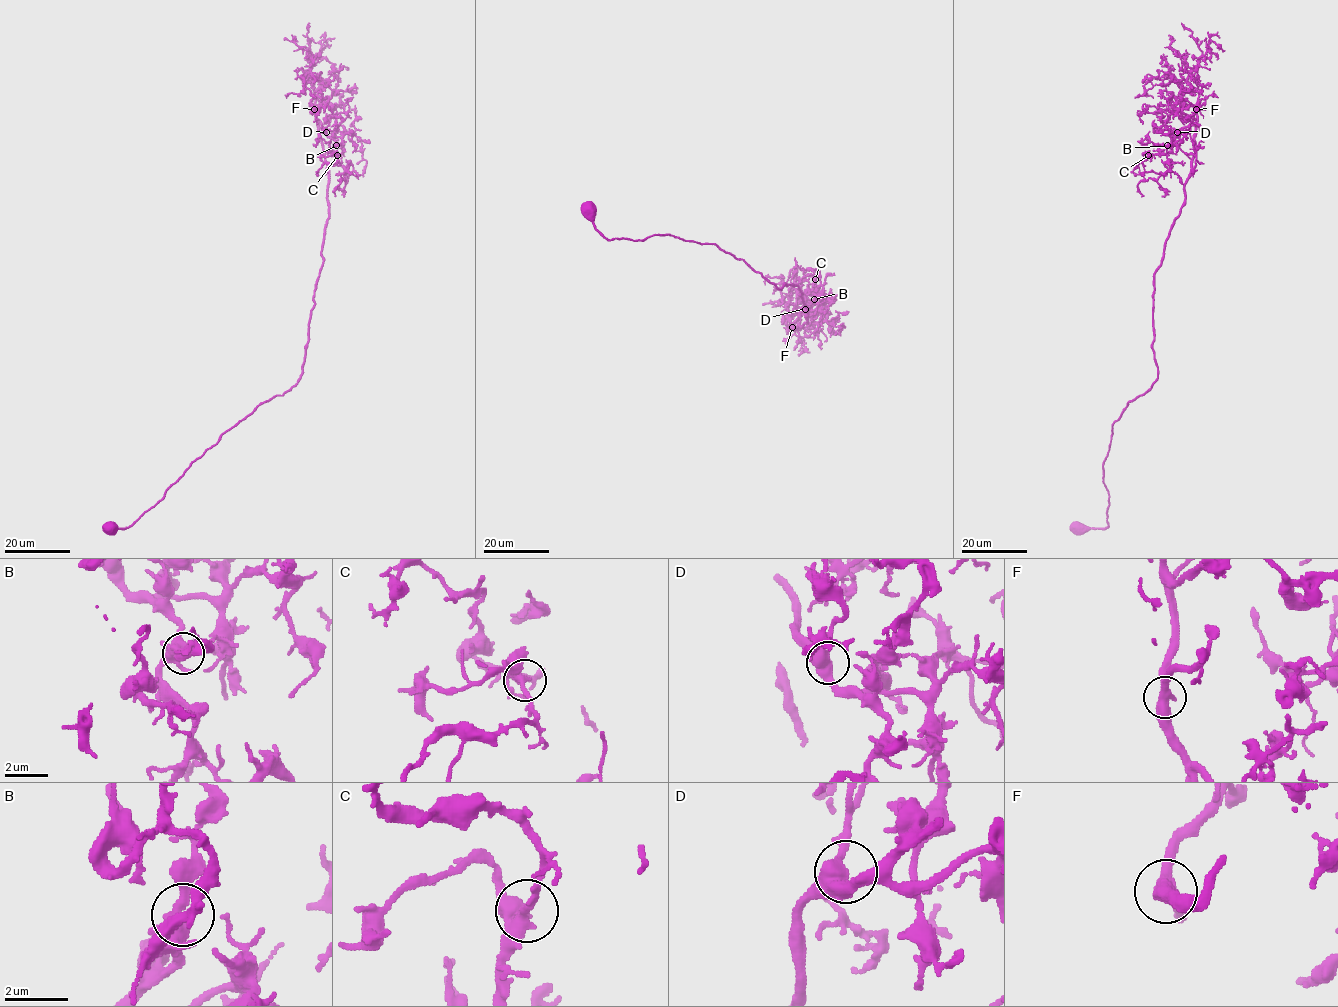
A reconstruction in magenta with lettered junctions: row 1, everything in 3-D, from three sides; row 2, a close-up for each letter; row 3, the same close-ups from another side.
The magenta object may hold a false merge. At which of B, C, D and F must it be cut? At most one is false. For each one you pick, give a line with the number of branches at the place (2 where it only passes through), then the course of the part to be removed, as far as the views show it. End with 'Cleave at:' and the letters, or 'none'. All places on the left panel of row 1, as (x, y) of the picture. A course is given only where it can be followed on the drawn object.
Cleave at: none

